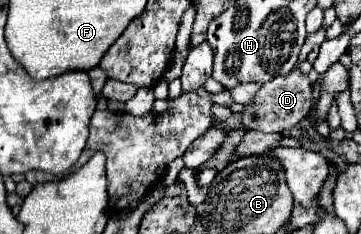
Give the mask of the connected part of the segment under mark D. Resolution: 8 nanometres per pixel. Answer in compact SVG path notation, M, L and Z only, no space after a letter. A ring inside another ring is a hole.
M292 70L286 76L274 78L270 84L264 84L254 96L252 104L244 106L242 110L242 126L248 130L262 130L262 132L284 132L296 126L312 106L312 82L308 76L302 76L300 70Z

